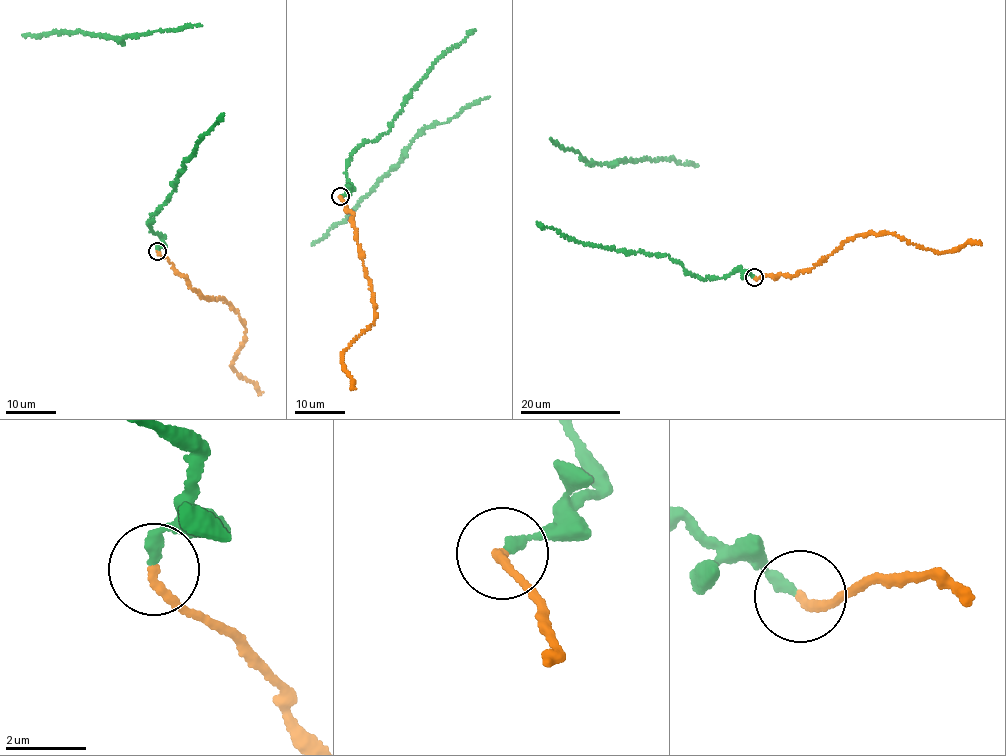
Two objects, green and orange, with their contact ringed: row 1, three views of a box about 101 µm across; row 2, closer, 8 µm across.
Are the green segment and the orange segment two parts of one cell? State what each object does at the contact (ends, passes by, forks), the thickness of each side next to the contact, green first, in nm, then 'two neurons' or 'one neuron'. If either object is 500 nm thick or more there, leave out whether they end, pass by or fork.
green ends | orange ends | 260/200 nm | one neuron

